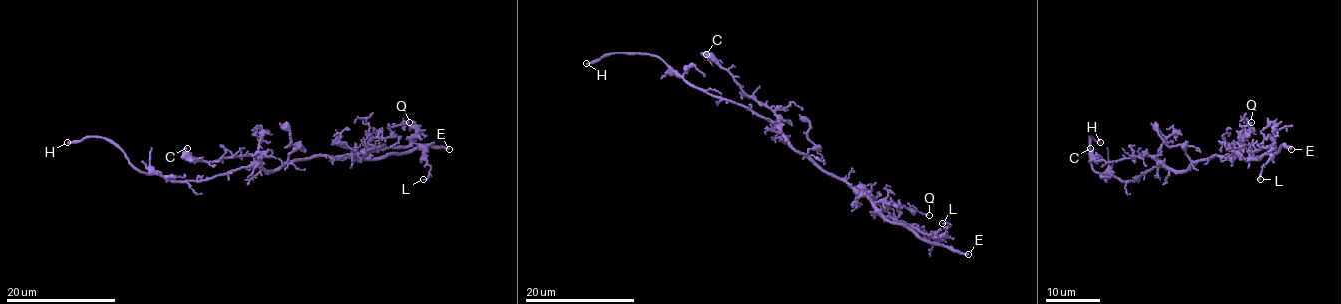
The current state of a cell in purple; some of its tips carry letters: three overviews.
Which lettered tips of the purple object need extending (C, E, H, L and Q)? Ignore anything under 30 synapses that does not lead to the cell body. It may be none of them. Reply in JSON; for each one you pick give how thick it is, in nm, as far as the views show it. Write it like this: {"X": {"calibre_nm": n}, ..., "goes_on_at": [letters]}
{"E": {"calibre_nm": 300}, "H": {"calibre_nm": 240}, "goes_on_at": ["E", "H"]}

